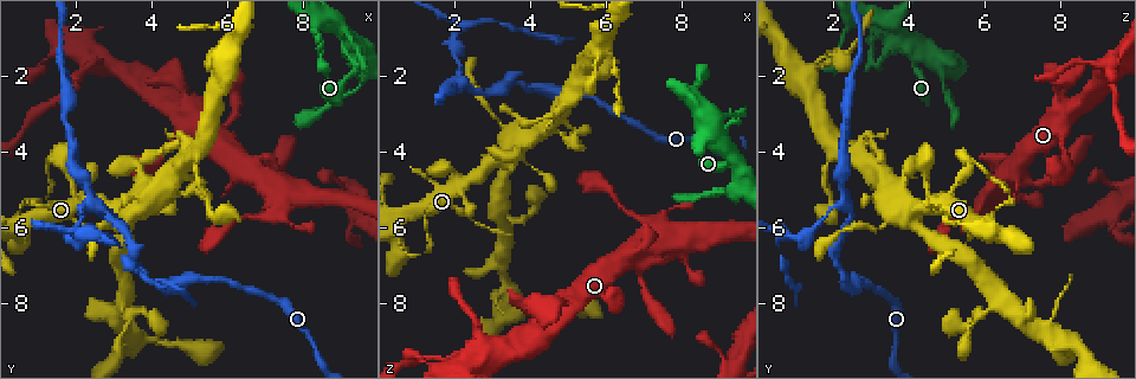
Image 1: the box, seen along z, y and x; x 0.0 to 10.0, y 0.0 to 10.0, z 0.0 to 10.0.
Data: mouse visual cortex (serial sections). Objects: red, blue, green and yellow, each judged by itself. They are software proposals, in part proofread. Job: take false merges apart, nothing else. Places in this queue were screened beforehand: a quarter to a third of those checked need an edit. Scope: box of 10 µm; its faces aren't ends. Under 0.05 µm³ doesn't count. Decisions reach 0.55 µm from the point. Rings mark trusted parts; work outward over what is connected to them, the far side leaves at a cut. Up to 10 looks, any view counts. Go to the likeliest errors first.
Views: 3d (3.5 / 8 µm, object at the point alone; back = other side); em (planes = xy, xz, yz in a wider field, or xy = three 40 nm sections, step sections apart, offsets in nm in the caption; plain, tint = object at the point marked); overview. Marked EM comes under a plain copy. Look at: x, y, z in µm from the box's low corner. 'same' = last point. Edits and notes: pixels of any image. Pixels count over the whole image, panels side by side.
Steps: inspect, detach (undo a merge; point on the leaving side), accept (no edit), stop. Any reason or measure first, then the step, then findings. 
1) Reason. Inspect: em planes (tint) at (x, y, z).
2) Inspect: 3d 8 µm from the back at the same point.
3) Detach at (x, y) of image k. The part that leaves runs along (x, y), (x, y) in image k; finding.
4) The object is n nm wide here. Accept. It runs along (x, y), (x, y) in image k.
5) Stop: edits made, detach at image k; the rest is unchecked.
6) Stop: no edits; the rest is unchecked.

Three-way junction. Inspect: 3d 3.5 µm at (2.55, 5.50, 2.40).

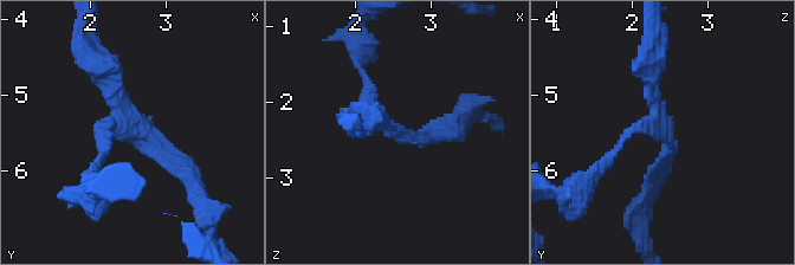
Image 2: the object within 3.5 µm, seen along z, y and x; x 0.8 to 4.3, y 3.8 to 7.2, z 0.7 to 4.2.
3 arms meet here; the arms are 150, 200, 250 nm wide; now the EM. Inspect: em xy step 3 (tint) at (2.55, 5.45, 2.45).

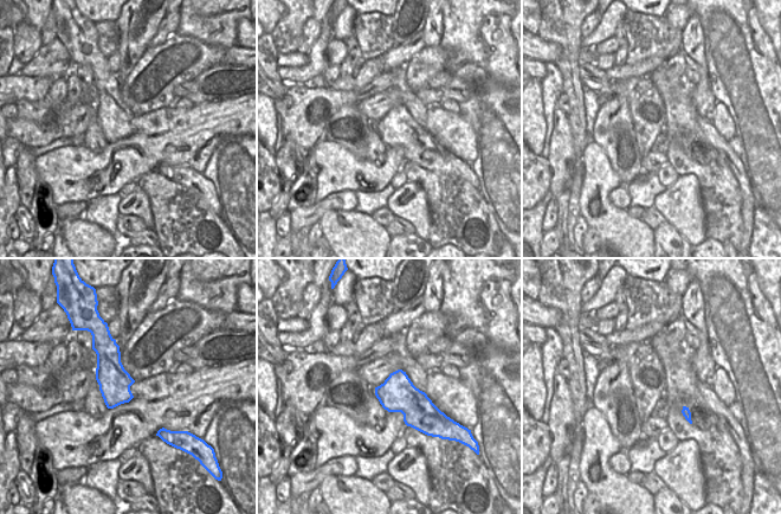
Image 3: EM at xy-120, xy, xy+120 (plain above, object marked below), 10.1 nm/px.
The object is 380 nm wide here. Accept. It runs along (457, 122), (395, 134), (366, 79) in image 2; continuous, no second cell.

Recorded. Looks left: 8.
Three arms meet. Inspect: 3d 3.5 µm from the back at (2.15, 6.25, 0.85).

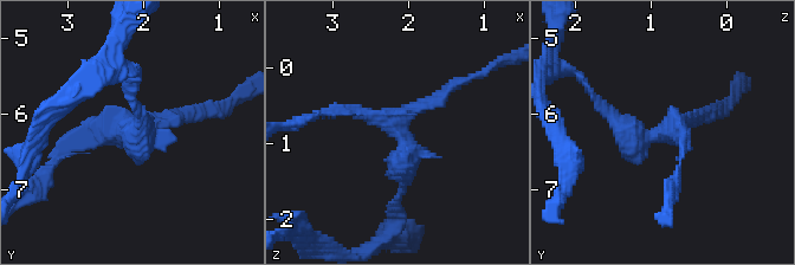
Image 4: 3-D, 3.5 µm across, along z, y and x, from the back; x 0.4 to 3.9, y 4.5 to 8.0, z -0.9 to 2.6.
Need the tissue. Inspect: em planes (tint) at (2.20, 6.30, 0.75).

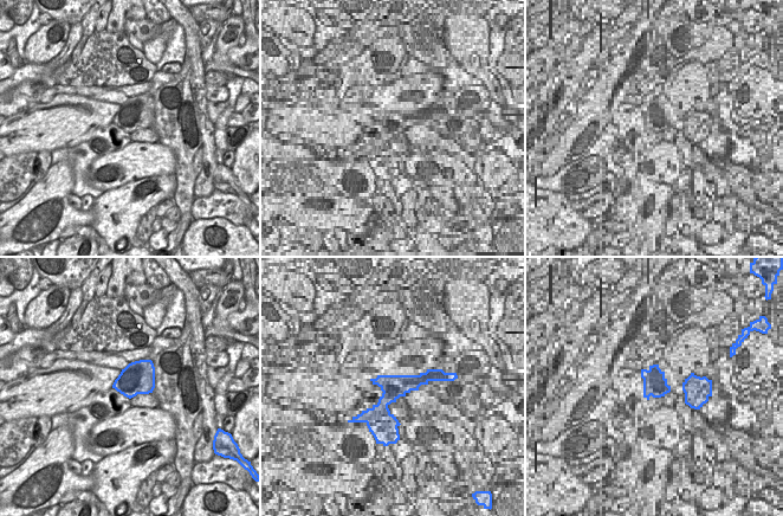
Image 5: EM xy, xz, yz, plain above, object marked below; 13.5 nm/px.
Inspect: em xy step 1 (tint) at the same point.

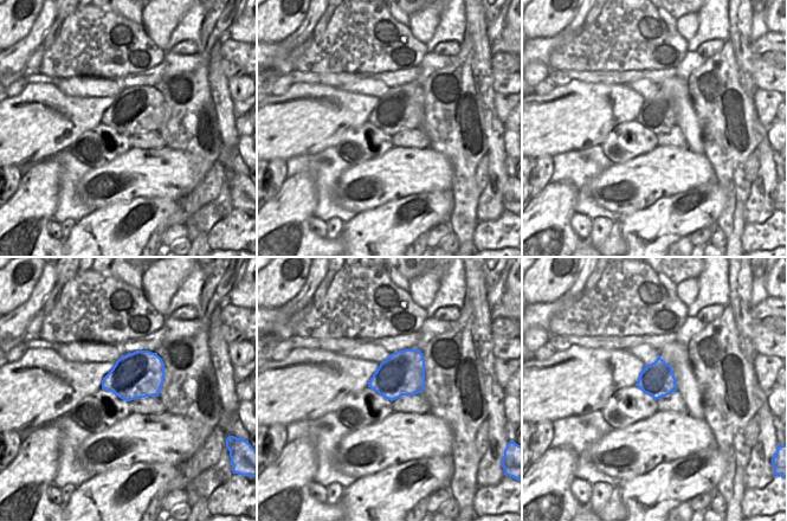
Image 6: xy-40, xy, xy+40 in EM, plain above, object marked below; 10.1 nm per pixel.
Detach at (178, 122) of image 4. Two cells meet here.

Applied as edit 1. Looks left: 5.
Thin arm on a thick one. Inspect: 3d 8 µm at (2.35, 1.80, 9.30).

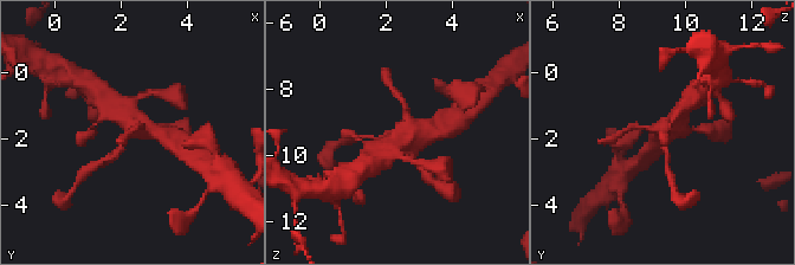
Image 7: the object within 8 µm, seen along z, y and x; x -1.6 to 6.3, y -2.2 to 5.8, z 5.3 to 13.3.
Shape alone is not enough. Inspect: em xy step 5 (tint) at the same point.

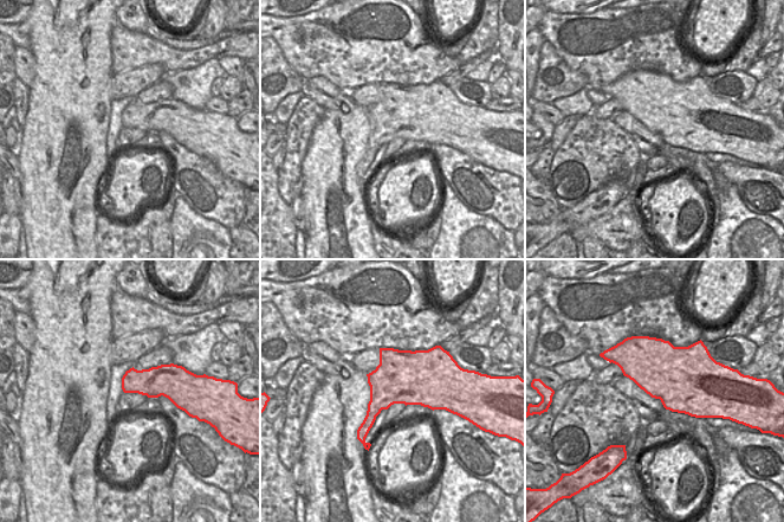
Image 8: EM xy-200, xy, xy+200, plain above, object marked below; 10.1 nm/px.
The object is 550 nm wide here. Accept. It runs along (173, 140), (114, 115) in image 7; all the same cell.

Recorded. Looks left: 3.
Calibre changes. Inspect: 3d 3.5 µm at (7.15, 5.70, 5.85).

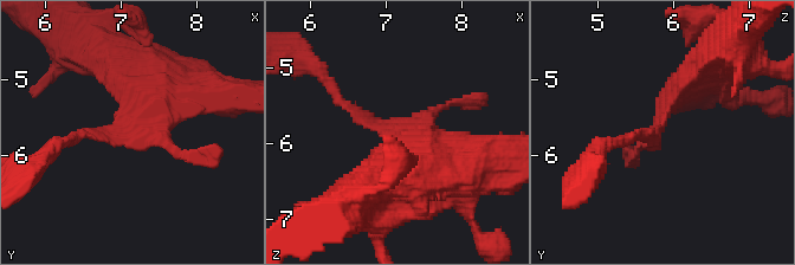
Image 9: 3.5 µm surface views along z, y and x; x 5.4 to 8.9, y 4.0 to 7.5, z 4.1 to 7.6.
The arms are 150, 400 nm wide; need the tissue. Inspect: em xy step 2 (tint) at (7.10, 5.75, 5.80).

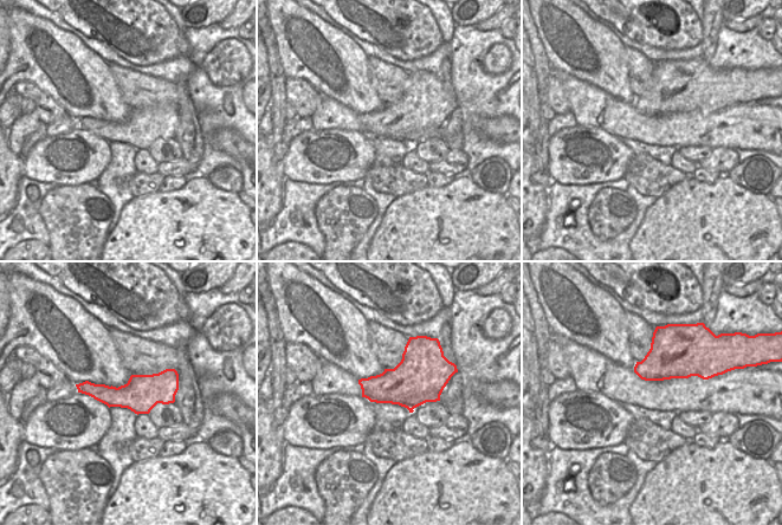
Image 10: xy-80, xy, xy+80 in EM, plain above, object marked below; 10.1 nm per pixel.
Detach at (469, 99) of image 9. The part that leaves runs along (127, 135), (76, 135), (39, 160) in image 9; a second cell is stuck on.

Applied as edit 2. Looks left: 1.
Stop: edits made, detach at image 4, detach at image 9; the rest is unchecked.

